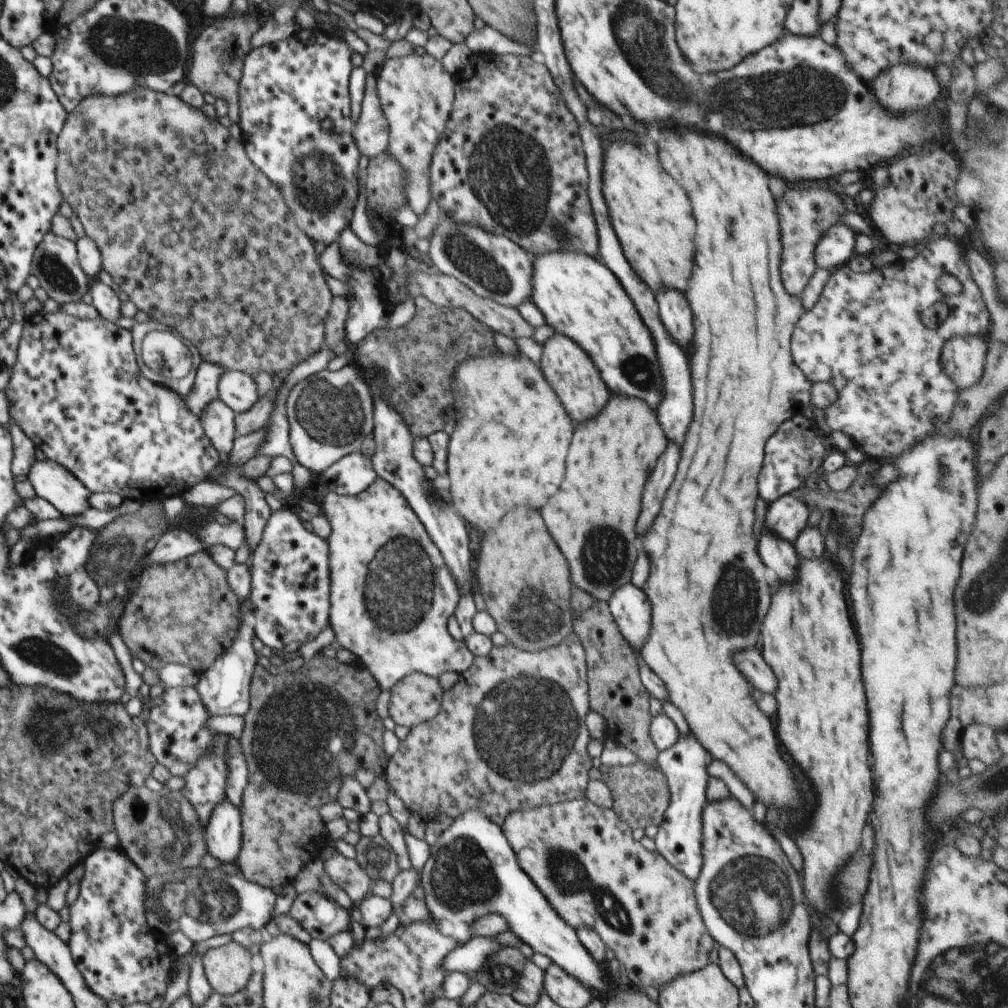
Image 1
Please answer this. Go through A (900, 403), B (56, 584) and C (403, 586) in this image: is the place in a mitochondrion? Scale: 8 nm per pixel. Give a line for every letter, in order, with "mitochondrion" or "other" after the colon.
A: other
B: other
C: mitochondrion

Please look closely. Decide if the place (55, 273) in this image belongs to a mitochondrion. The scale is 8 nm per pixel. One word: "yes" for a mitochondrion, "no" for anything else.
yes

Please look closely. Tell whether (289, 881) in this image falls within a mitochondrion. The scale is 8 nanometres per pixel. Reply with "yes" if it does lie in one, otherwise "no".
no

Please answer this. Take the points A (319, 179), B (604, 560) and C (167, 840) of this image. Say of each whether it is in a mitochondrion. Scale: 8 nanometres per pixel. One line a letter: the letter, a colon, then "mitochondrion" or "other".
A: mitochondrion
B: mitochondrion
C: mitochondrion

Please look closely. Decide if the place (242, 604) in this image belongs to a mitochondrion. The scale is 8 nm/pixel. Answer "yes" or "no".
no

